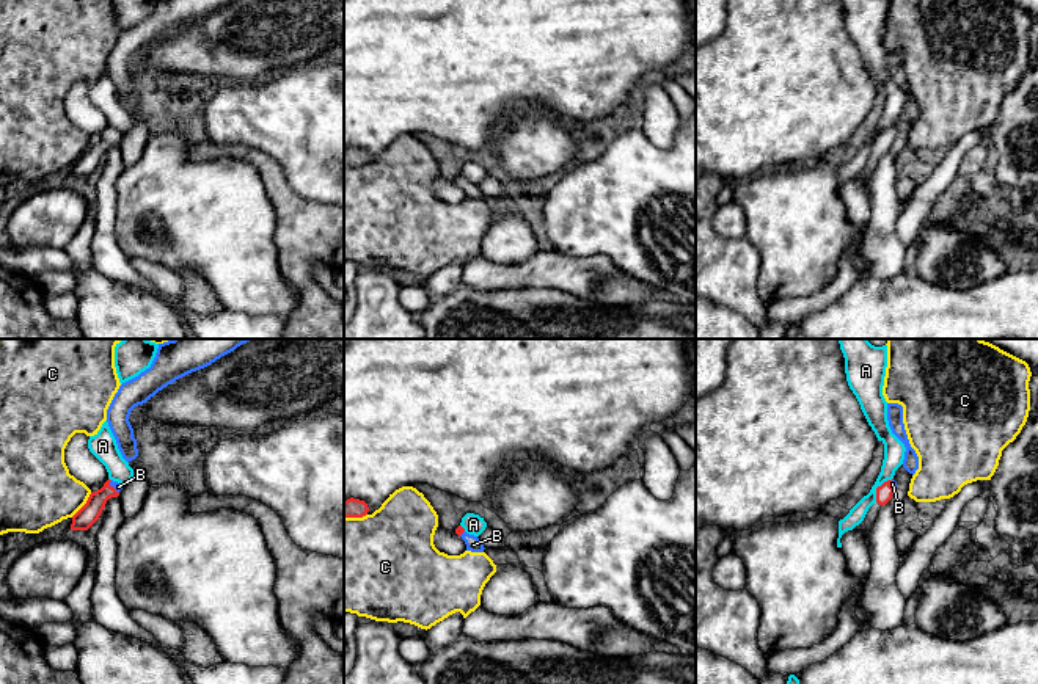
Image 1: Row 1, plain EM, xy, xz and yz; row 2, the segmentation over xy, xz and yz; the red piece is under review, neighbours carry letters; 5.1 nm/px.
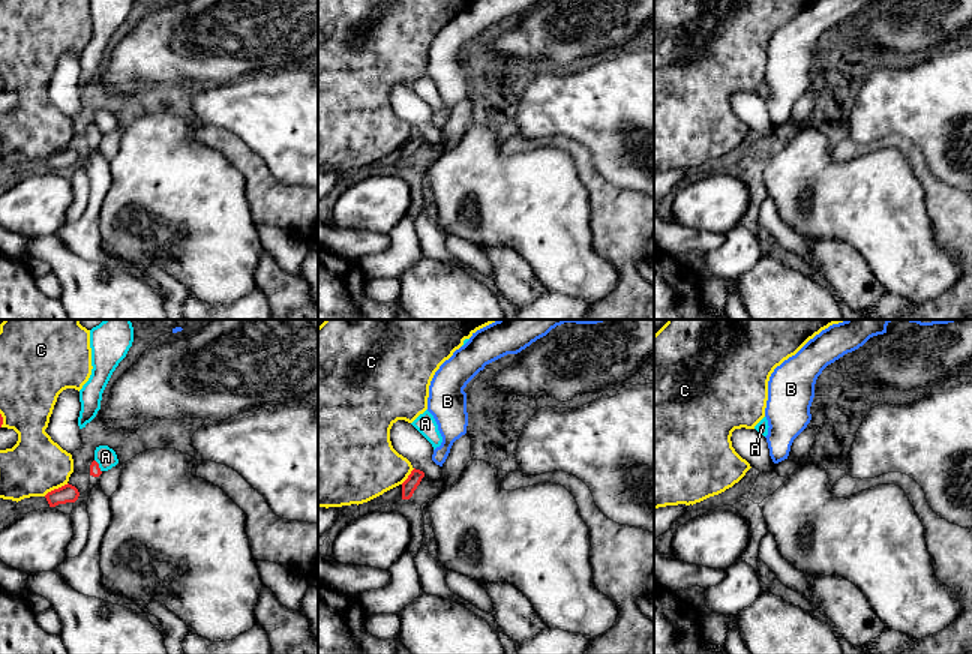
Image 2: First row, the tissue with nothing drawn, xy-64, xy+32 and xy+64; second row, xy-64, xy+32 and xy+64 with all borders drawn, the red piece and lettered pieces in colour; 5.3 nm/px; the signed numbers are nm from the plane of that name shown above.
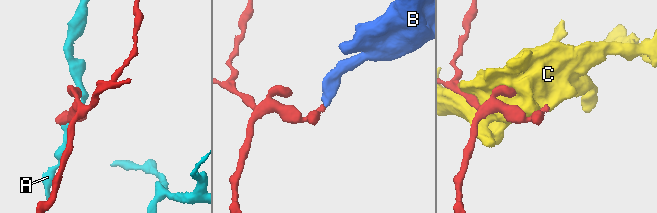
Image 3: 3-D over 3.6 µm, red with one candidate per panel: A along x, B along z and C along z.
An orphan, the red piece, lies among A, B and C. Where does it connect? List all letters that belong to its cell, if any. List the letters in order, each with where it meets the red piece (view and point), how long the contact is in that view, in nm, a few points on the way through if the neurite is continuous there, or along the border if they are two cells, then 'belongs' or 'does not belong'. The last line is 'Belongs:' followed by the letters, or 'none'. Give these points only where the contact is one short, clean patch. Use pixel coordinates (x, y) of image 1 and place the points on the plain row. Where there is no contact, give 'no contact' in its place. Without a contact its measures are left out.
A: meets red in yz at (878, 135); contact 160 nm long; does not belong
B: meets red in xy at (112, 135); contact 80 nm long; runs through xy (90, 160), (112, 135), (118, 135); belongs
C: meets red in xy at (84, 154); contact 170 nm long; does not belong
Belongs: B

